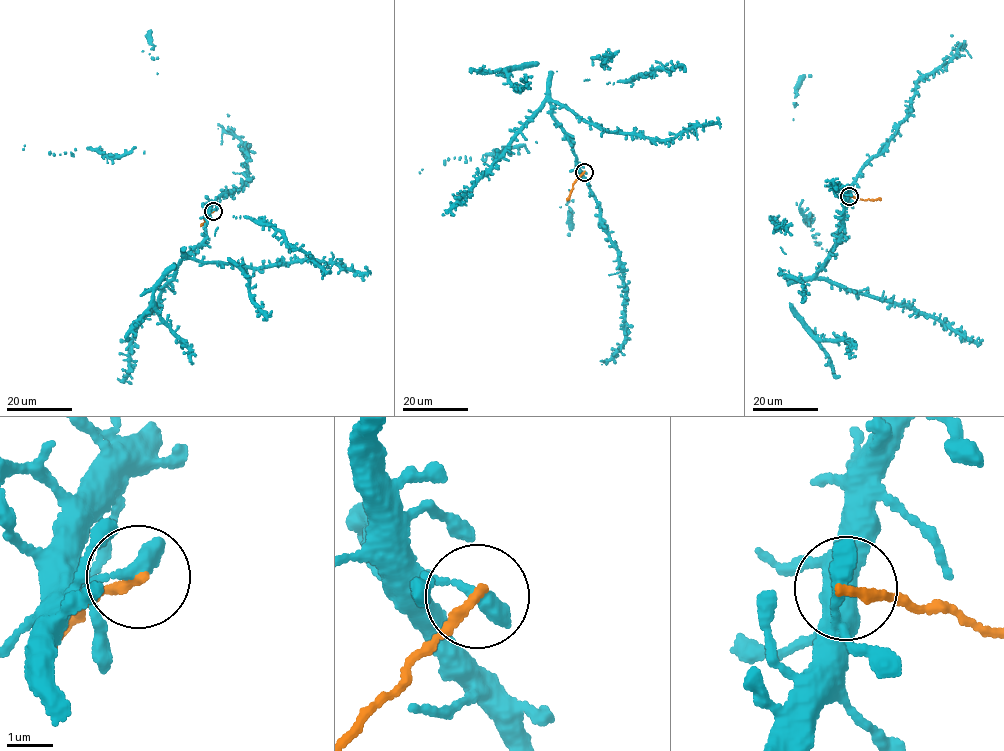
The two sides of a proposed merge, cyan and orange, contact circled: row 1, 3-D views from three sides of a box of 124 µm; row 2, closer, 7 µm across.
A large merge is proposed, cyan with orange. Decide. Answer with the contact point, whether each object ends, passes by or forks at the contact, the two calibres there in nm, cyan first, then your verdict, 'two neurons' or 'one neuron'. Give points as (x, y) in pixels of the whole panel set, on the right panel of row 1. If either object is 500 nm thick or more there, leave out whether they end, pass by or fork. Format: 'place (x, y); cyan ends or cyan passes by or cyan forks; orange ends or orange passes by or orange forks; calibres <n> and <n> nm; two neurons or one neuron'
place (849, 196); cyan ends; orange ends; calibres 400 and 220 nm; two neurons

